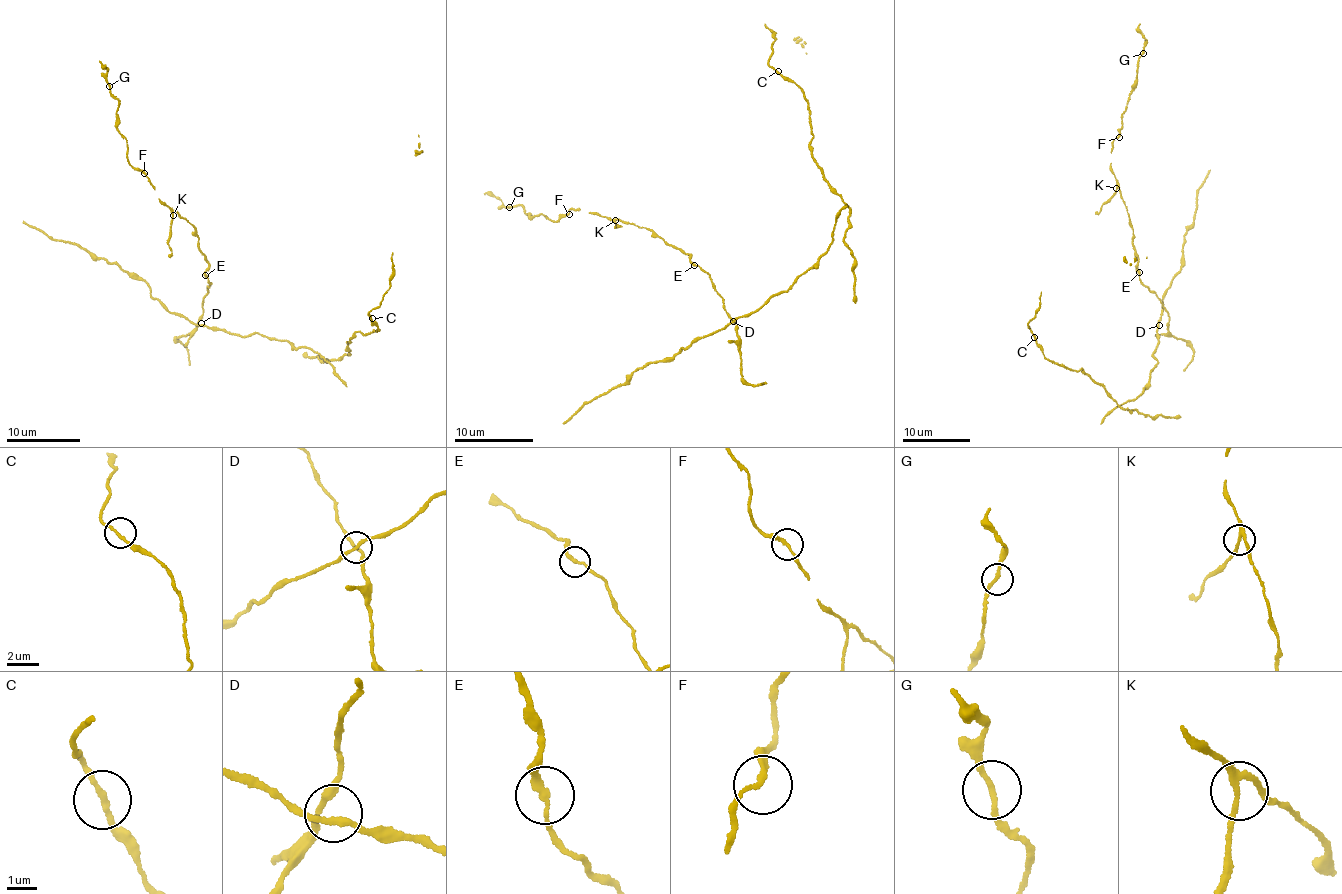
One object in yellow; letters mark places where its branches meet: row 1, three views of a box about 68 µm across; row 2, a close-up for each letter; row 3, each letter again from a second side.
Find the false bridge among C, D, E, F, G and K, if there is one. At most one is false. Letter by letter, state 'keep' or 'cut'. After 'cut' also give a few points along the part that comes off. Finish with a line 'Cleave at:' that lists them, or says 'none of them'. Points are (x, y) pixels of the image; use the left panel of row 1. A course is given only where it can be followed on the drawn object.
C: keep
D: keep
E: keep
F: keep
G: keep
K: cut | (172, 214), (167, 244), (171, 252), (170, 258)
Cleave at: K

